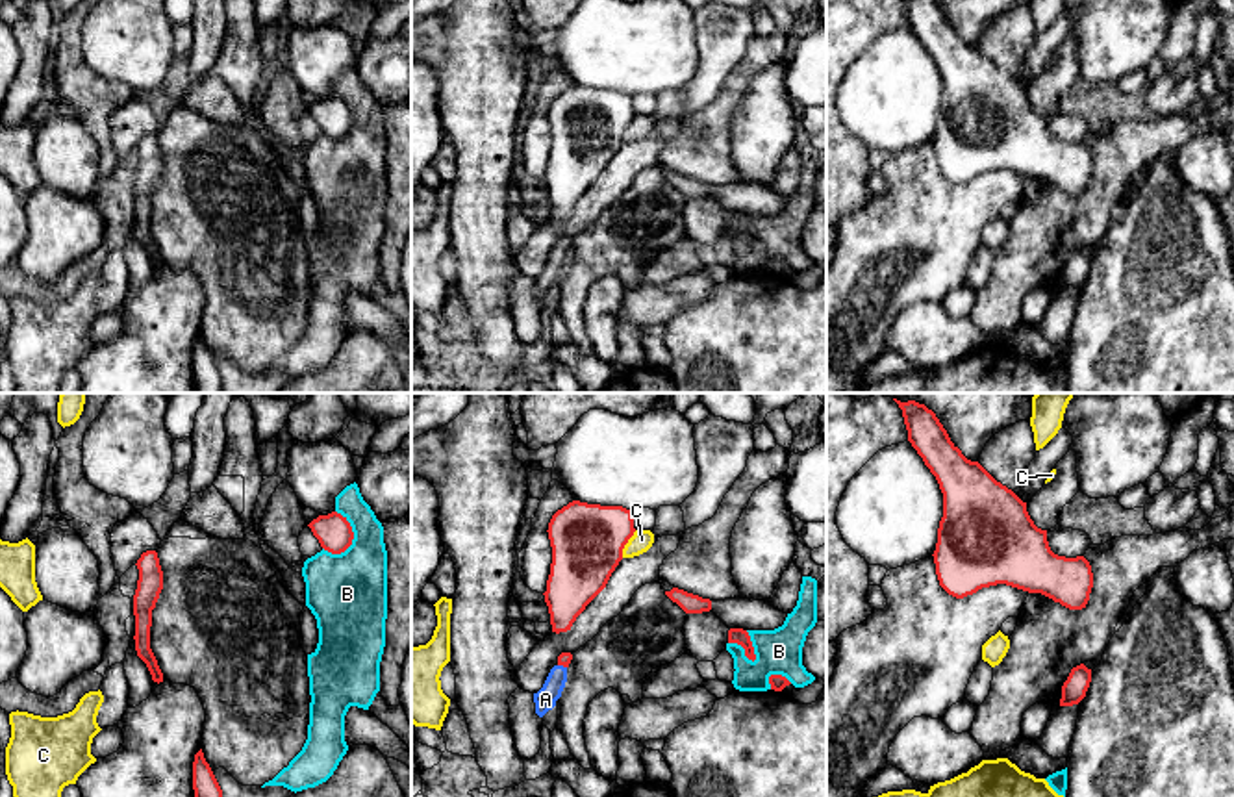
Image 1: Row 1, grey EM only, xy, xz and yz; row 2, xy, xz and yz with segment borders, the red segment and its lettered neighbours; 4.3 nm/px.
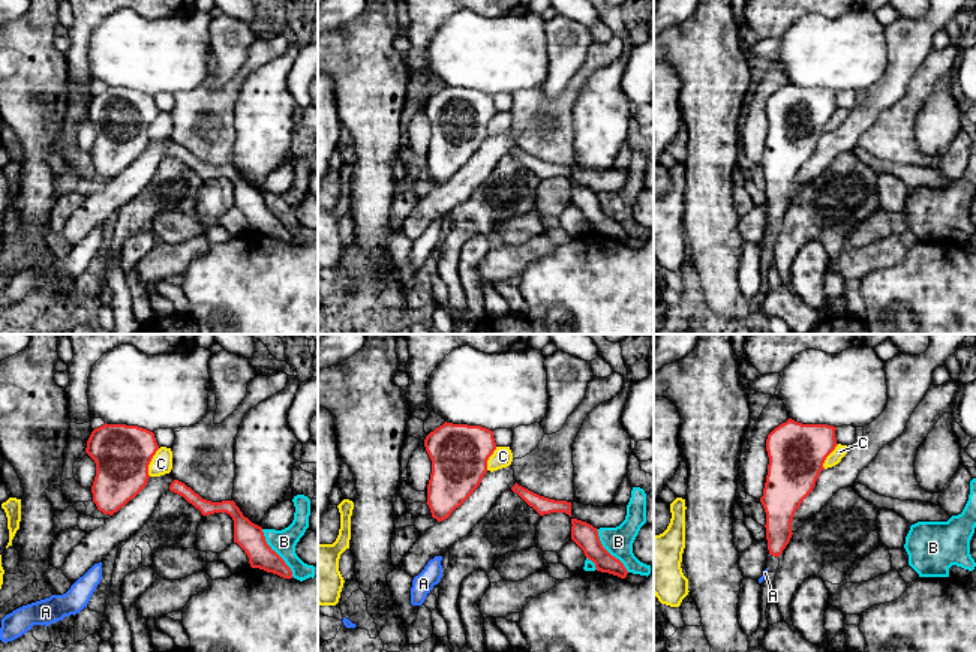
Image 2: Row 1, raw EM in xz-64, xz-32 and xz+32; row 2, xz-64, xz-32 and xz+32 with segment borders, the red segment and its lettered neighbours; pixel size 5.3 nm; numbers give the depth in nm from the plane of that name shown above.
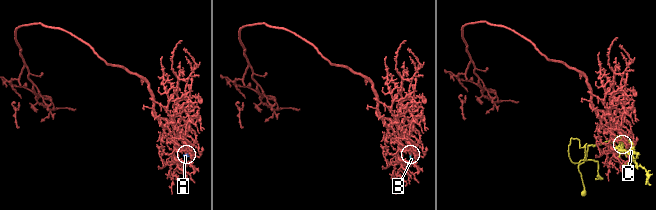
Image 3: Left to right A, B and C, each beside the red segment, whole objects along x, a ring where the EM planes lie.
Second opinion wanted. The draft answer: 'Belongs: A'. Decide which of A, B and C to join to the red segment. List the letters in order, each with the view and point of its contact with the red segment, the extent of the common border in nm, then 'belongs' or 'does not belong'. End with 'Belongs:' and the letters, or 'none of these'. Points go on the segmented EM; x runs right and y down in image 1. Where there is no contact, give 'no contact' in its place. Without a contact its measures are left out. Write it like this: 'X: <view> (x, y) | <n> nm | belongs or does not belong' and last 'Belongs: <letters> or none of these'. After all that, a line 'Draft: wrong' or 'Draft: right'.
A: xz (562, 664) | 40 nm | belongs
B: xy (352, 536) | 200 nm | does not belong
C: xz (627, 542) | 140 nm | does not belong
Belongs: A
Draft: right

